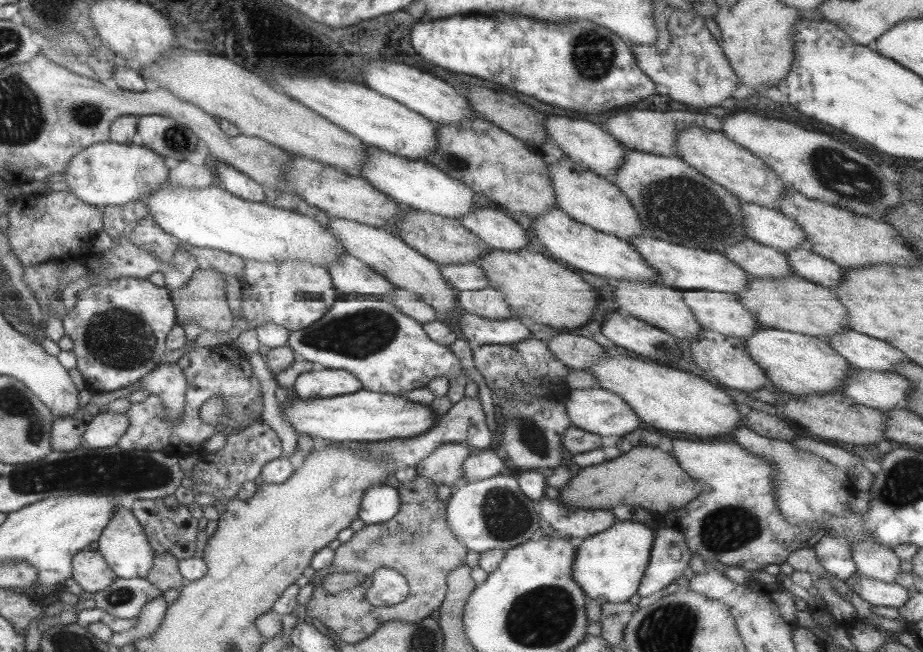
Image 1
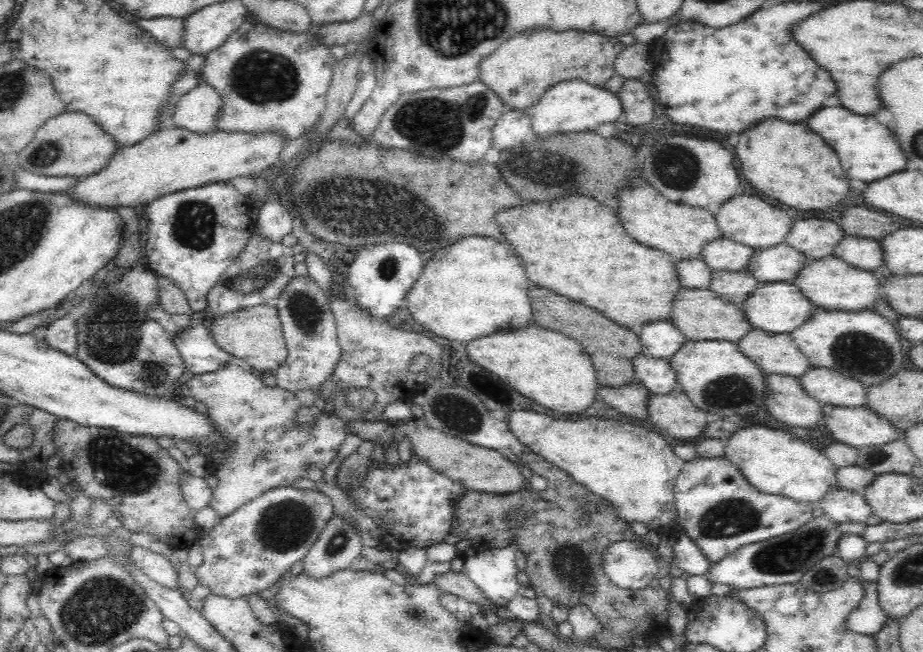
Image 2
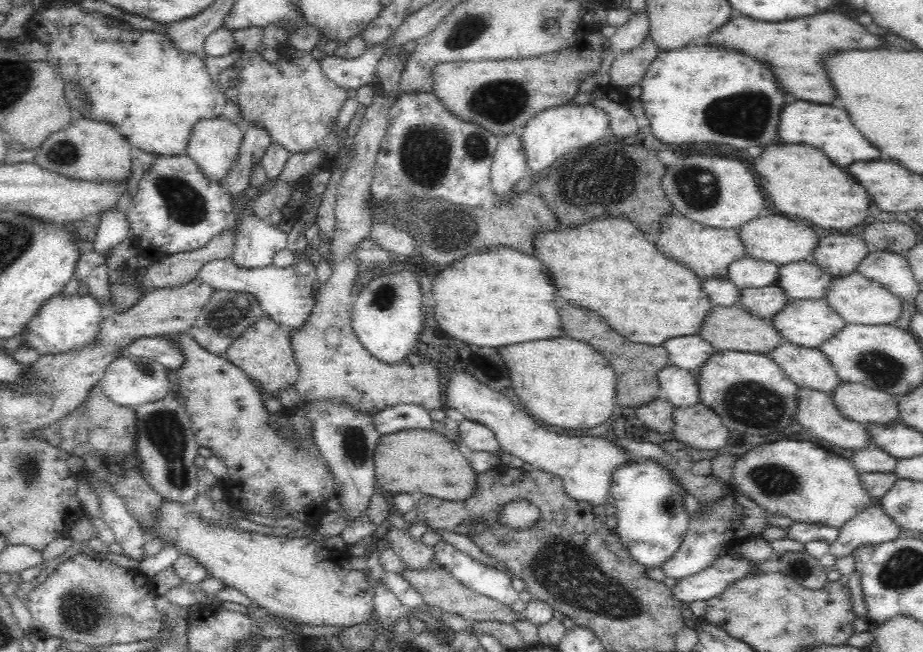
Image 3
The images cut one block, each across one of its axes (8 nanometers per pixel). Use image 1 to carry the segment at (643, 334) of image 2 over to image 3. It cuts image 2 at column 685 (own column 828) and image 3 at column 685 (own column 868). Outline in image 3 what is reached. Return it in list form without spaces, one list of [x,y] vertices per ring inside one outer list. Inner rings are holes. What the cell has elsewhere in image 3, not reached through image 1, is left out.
[[[699,334],[671,338],[663,345],[669,352],[670,365],[688,371],[698,371],[716,351]]]

